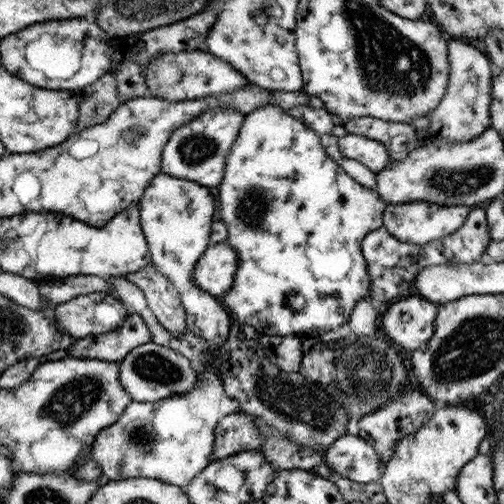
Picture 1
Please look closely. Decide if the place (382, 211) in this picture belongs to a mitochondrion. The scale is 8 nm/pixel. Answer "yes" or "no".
no

